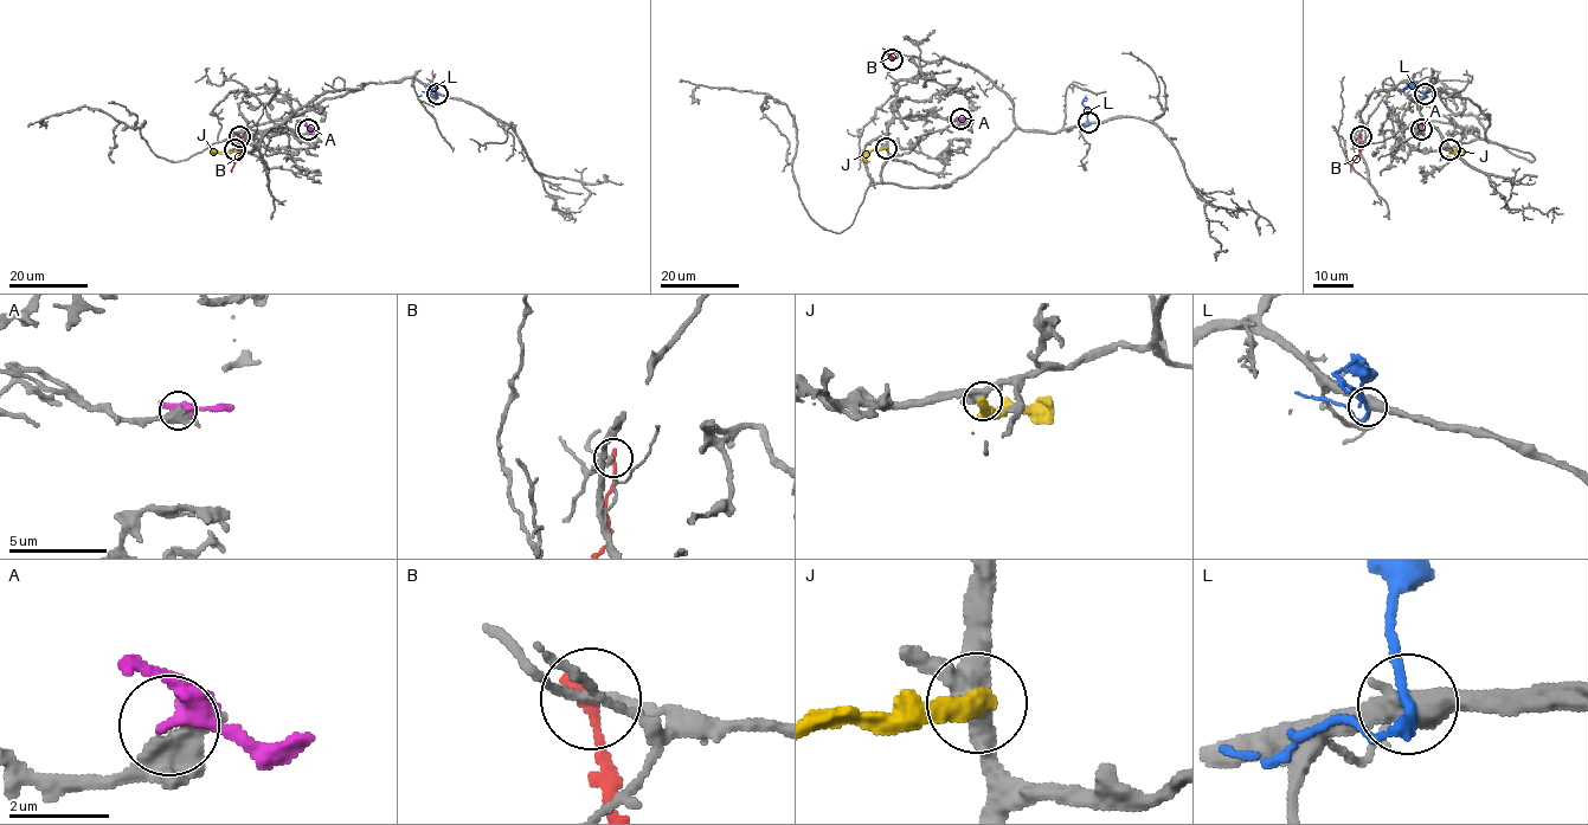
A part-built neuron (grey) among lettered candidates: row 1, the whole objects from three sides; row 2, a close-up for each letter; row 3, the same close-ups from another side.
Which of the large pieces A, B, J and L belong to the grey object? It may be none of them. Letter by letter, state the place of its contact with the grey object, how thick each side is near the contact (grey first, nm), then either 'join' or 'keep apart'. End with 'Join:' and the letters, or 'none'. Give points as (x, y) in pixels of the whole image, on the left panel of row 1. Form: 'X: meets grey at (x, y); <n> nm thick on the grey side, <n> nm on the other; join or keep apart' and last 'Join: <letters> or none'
A: meets grey at (308, 129); 340 nm thick on the grey side, 320 nm on the other; join
B: meets grey at (239, 136); 180 nm thick on the grey side, 260 nm on the other; keep apart
J: meets grey at (235, 149); 380 nm thick on the grey side, 440 nm on the other; keep apart
L: meets grey at (437, 94); 480 nm thick on the grey side, 200 nm on the other; keep apart
Join: A

